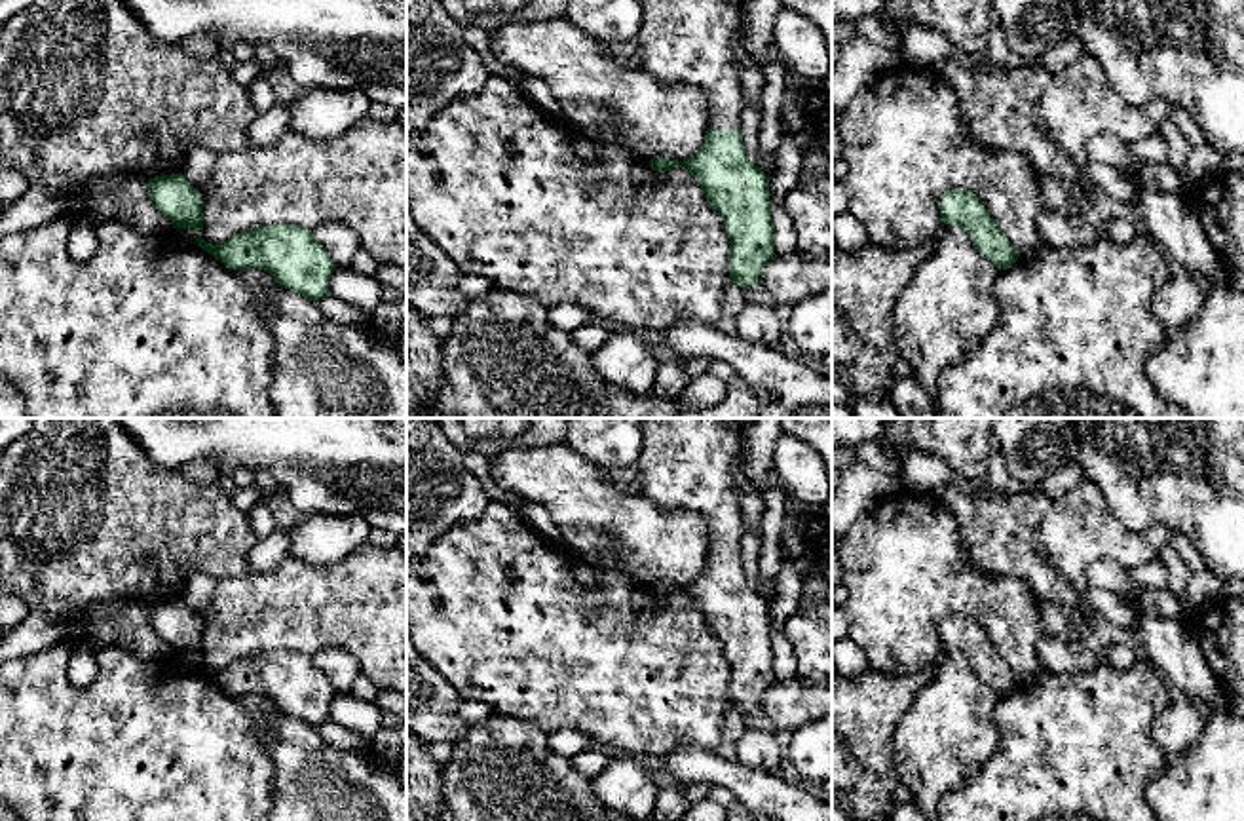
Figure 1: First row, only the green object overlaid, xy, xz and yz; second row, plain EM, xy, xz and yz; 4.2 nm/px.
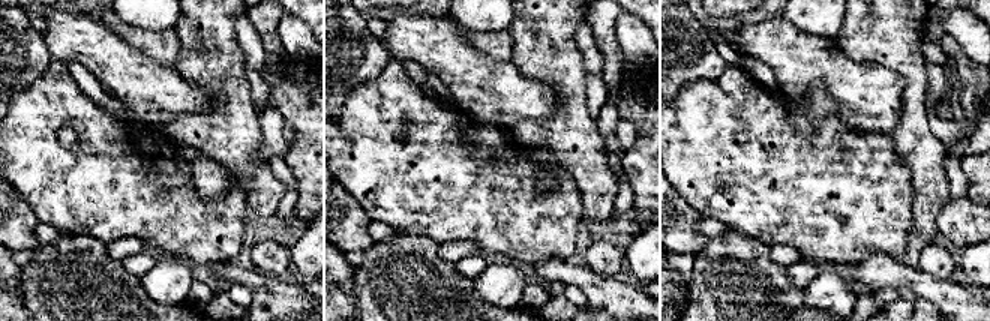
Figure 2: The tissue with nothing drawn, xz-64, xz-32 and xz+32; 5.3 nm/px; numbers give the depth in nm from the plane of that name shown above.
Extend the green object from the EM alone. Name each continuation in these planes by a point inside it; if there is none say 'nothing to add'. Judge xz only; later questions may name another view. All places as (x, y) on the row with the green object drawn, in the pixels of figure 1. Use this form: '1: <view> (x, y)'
1: xz (682, 42)

